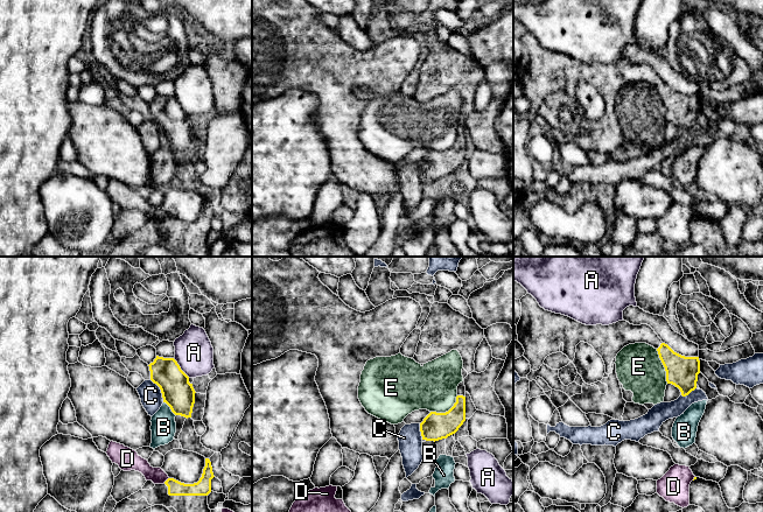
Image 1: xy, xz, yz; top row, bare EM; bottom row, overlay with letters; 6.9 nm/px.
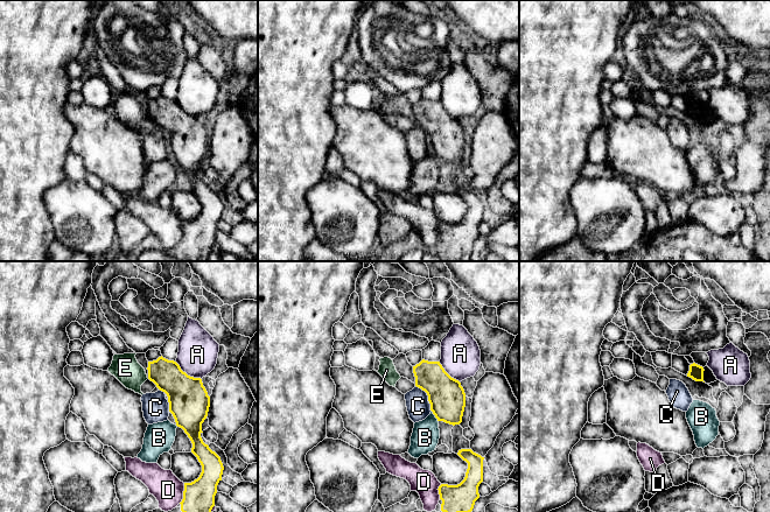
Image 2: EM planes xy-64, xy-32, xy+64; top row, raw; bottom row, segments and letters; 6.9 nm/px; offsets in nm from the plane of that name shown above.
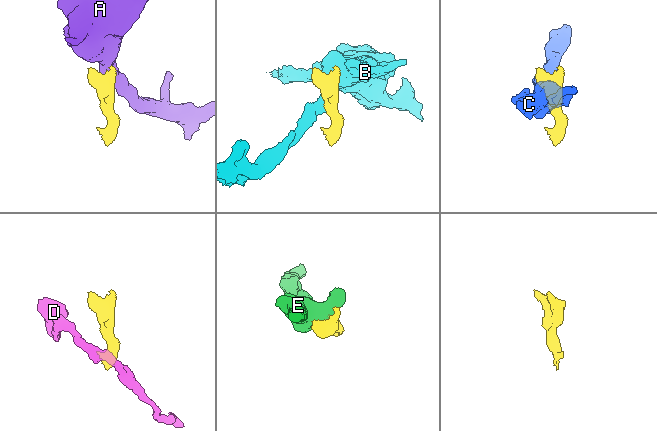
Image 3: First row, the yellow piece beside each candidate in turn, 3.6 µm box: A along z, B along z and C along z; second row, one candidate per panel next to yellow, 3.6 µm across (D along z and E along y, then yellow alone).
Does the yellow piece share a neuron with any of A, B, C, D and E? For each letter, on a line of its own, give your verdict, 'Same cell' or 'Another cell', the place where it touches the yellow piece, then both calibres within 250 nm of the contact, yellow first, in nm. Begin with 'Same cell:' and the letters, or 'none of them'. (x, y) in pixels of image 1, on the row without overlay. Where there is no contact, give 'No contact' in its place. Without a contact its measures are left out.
Same cell: none of them
A: Another cell. Touches yellow at xy (180, 106). Thickness 220 nm (yellow) against 260 nm
B: Another cell. Touches yellow at xy (170, 147). Thickness 220 nm (yellow) against 180 nm
C: Another cell. Touches yellow at xy (160, 127). Thickness 220 nm (yellow) against 150 nm
D: Another cell. Touches yellow at xy (166, 219). Thickness 110 nm (yellow) against 110 nm
E: Another cell. Touches yellow at yz (664, 105). Thickness 220 nm (yellow) against 320 nm

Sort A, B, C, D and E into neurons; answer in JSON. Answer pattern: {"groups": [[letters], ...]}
{"groups": [["A"], ["B"], ["C"], ["D"], ["E"]]}

